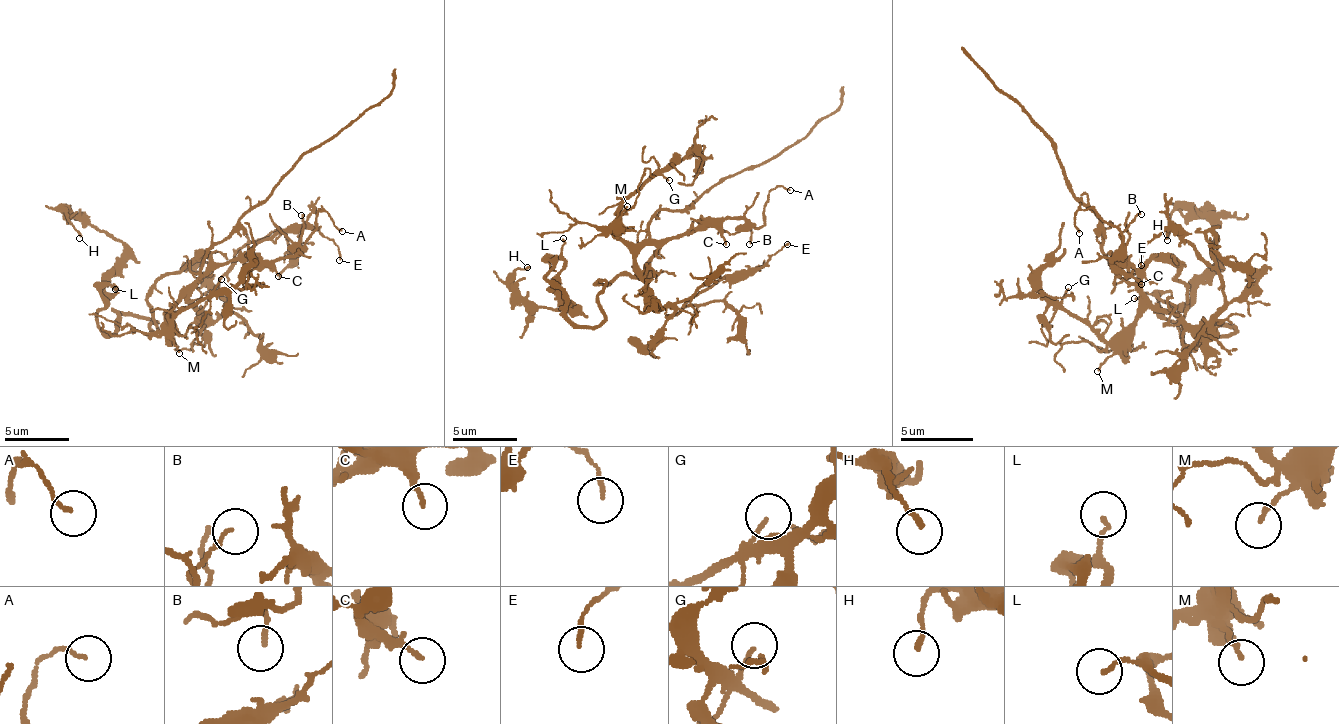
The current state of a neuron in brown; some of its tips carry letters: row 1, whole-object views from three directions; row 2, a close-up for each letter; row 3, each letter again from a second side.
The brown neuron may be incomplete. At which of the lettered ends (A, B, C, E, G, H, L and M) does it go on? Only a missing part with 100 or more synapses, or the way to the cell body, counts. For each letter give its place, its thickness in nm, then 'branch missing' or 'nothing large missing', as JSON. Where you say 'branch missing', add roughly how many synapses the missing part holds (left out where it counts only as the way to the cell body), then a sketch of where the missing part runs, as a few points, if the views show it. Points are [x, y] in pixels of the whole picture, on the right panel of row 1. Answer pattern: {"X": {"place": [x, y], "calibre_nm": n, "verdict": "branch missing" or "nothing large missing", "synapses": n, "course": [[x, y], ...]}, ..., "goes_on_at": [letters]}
{"A": {"place": [1079, 233], "calibre_nm": 110, "verdict": "nothing large missing"}, "B": {"place": [1141, 214], "calibre_nm": 120, "verdict": "nothing large missing"}, "C": {"place": [1141, 284], "calibre_nm": 150, "verdict": "nothing large missing"}, "E": {"place": [1141, 265], "calibre_nm": 130, "verdict": "nothing large missing"}, "G": {"place": [1068, 287], "calibre_nm": 80, "verdict": "nothing large missing"}, "H": {"place": [1167, 240], "calibre_nm": 150, "verdict": "nothing large missing"}, "L": {"place": [1134, 298], "calibre_nm": 120, "verdict": "nothing large missing"}, "M": {"place": [1097, 371], "calibre_nm": 130, "verdict": "nothing large missing"}, "goes_on_at": []}

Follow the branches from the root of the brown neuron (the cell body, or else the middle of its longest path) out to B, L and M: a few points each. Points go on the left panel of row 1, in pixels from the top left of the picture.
B: (150, 295), (163, 276), (182, 273), (208, 254), (217, 263), (291, 257), (304, 225), (301, 215)
L: (150, 295), (153, 334), (150, 318), (118, 311), (118, 327), (108, 334), (99, 311), (102, 289), (115, 289)
M: (150, 295), (163, 276), (182, 273), (198, 257), (208, 257), (208, 270), (172, 311), (172, 347), (179, 353)

